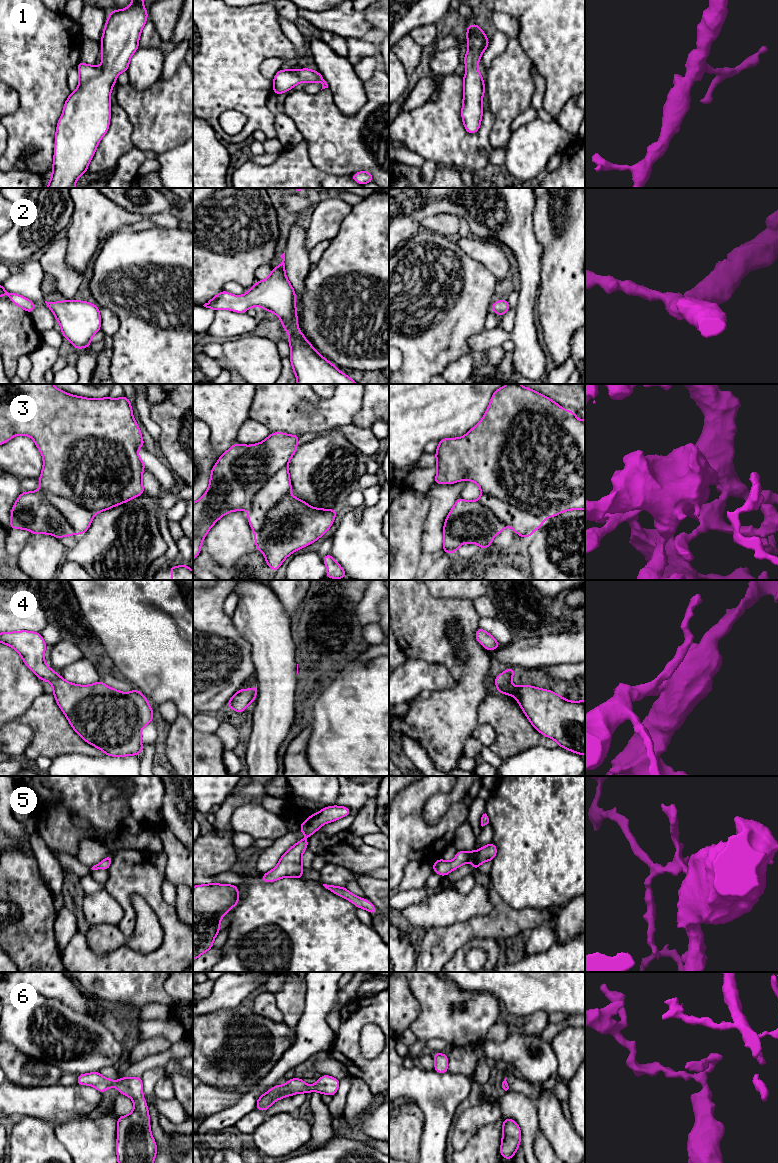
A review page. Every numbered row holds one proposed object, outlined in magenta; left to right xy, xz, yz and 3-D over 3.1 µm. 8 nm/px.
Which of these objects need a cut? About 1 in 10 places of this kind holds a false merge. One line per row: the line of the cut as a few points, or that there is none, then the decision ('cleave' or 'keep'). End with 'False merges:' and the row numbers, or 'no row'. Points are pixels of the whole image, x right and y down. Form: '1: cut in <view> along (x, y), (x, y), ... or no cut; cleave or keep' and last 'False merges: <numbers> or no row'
1: no cut; keep
2: no cut; keep
3: no cut; keep
4: no cut; keep
5: no cut; keep
6: no cut; keep
False merges: no row

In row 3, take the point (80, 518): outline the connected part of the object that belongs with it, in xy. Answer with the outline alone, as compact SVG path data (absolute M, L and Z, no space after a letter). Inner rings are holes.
M0 384L0 445L8 442L16 435L28 435L31 437L42 454L43 468L39 477L40 489L32 492L21 492L11 511L10 528L26 529L32 534L50 534L58 539L63 536L74 536L76 533L85 534L93 517L102 511L111 509L114 506L125 503L133 498L142 495L145 490L142 484L142 475L145 462L138 455L138 448L145 446L140 428L133 417L130 400L125 397L112 399L104 397L91 399L79 397L57 389L53 384Z

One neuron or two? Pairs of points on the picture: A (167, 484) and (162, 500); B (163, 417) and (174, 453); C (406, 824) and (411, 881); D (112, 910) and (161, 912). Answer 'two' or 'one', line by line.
A: two
B: one
C: two
D: two

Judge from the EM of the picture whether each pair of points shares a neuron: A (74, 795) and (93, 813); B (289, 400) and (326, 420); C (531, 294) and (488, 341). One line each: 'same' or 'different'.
A: same
B: same
C: same

